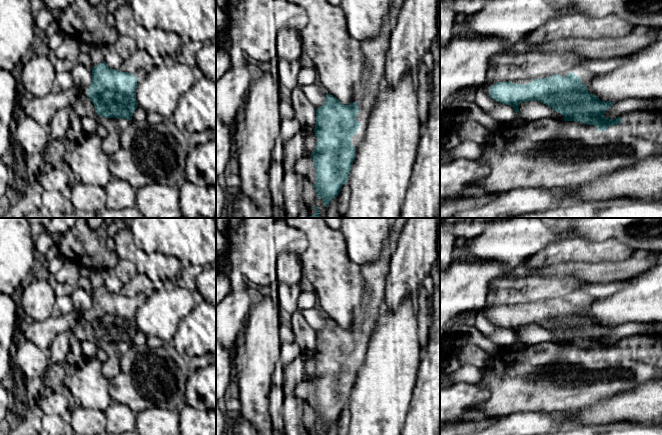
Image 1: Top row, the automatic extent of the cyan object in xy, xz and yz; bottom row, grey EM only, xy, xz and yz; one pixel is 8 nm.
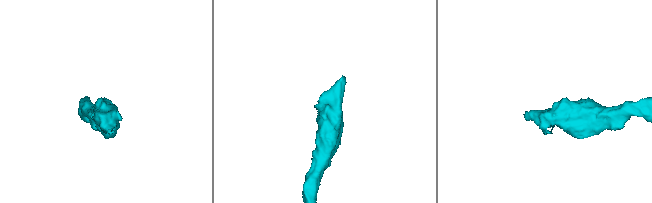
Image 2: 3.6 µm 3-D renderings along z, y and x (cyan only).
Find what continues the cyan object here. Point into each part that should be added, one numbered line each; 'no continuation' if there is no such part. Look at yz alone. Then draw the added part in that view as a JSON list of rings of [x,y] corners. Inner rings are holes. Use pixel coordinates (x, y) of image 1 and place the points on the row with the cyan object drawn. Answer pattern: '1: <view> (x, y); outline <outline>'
1: yz (524, 81); outline [[[548,75],[548,76],[541,76],[541,77],[529,77],[529,78],[521,78],[521,79],[516,79],[516,80],[511,80],[510,82],[512,83],[516,83],[516,84],[528,84],[529,82],[533,81],[534,79],[544,79],[547,77],[551,77],[552,75]]]

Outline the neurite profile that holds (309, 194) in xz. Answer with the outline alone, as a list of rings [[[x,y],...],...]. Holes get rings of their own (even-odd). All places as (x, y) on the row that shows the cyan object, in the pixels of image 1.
[[[306,182],[306,185],[303,188],[302,191],[302,198],[309,208],[309,215],[312,216],[315,214],[315,199],[316,199],[317,193],[315,188]]]

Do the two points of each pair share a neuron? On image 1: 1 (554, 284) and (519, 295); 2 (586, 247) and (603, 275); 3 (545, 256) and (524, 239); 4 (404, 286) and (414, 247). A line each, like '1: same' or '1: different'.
1: same
2: different
3: different
4: same

